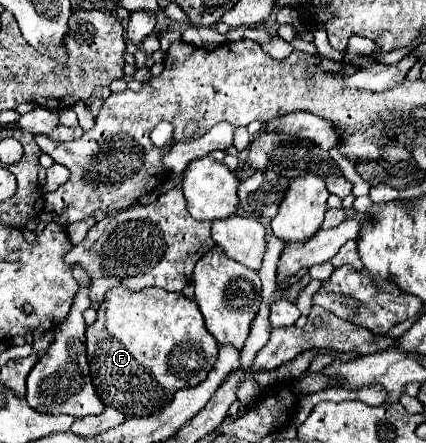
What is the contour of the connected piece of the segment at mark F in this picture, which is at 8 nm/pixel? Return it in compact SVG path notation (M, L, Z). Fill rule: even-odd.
M116 287L108 291L98 307L98 319L86 329L86 347L90 375L98 395L106 399L106 405L120 407L120 411L126 411L130 417L150 415L152 411L168 405L176 389L202 383L218 357L218 343L208 333L196 303L182 293L170 293L160 287L148 287L142 291Z

